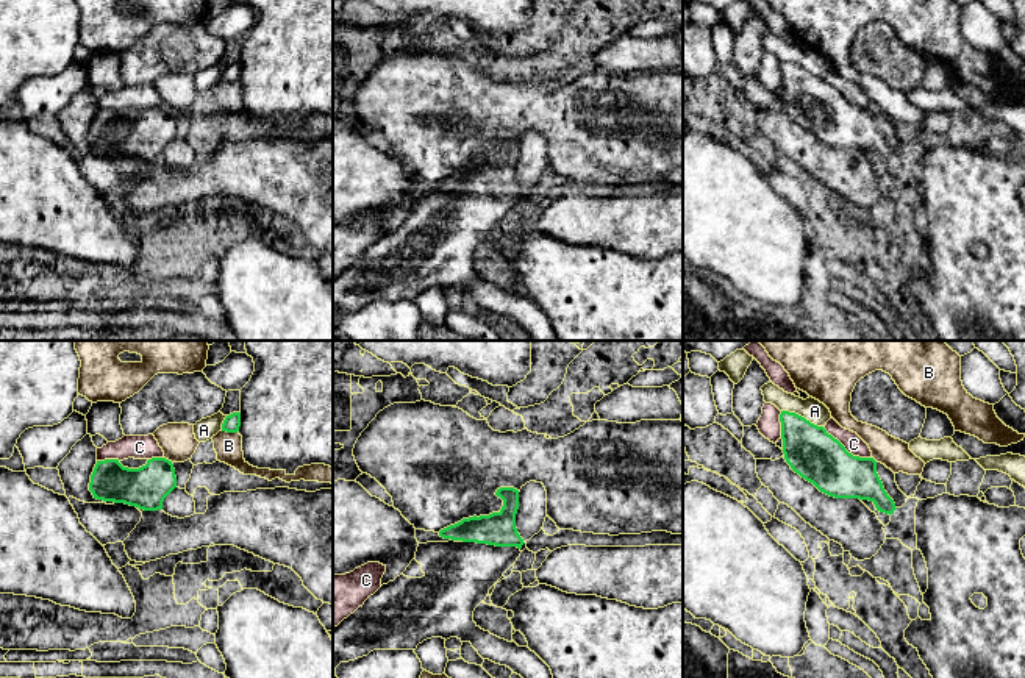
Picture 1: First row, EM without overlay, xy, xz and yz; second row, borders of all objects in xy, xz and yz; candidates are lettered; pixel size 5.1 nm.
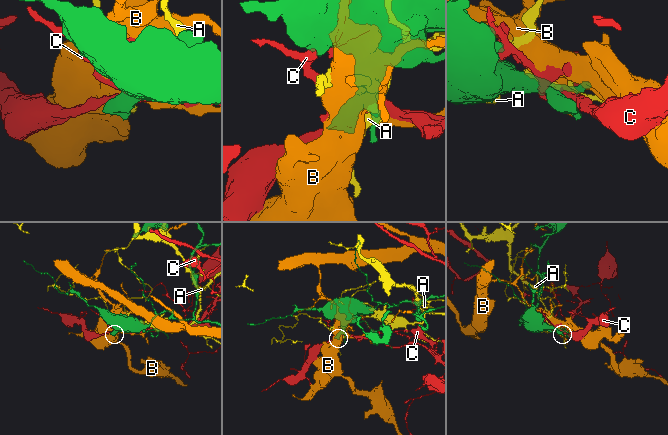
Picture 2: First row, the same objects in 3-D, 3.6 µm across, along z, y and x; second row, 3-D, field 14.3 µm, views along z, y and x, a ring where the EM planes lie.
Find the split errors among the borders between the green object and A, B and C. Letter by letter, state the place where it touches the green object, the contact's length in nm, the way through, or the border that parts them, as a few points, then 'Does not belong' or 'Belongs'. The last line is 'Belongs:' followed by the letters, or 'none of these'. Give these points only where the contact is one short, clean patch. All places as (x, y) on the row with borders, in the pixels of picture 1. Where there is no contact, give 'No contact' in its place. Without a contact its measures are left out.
A: Touches green at yz (803, 417). Shared border 240 nm. Does not belong
B: Touches green at xy (230, 431). Shared border 80 nm. Does not belong
C: Touches green at yz (846, 450). Shared border 300 nm. Does not belong
Belongs: none of these

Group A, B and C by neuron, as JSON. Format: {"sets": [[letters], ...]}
{"sets": [["A"], ["B"], ["C"]]}

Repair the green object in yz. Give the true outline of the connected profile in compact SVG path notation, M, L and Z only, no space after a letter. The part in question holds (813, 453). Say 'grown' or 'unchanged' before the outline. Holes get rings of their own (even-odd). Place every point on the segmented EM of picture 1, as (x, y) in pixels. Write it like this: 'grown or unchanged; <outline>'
grown; M781 411L780 422L786 462L820 492L834 498L869 500L889 516L906 503L895 473L884 464L853 456L823 426L795 412Z

